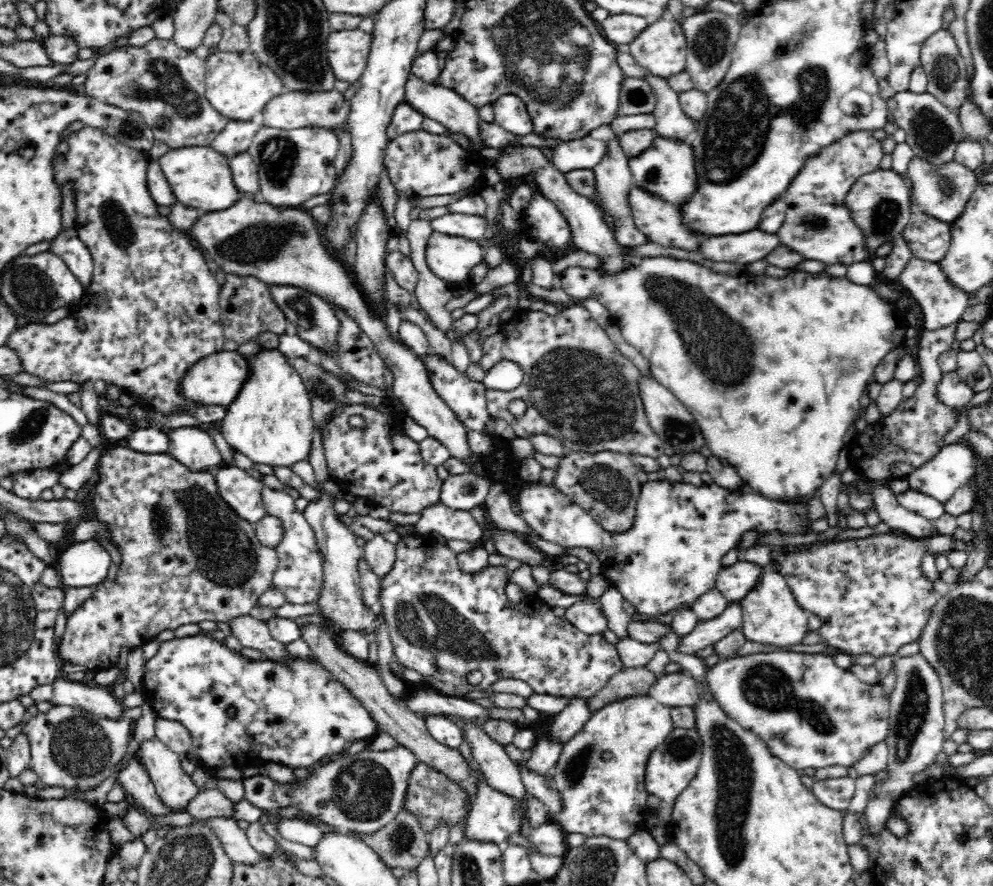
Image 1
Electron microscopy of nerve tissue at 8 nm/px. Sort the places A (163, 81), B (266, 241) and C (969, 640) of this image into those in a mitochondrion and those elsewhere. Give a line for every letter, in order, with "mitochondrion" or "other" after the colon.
A: mitochondrion
B: mitochondrion
C: mitochondrion

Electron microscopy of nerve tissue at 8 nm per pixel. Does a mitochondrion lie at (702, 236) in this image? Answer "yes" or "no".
no

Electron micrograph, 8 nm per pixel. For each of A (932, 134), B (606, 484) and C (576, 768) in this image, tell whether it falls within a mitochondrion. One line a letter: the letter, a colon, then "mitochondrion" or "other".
A: mitochondrion
B: mitochondrion
C: mitochondrion

